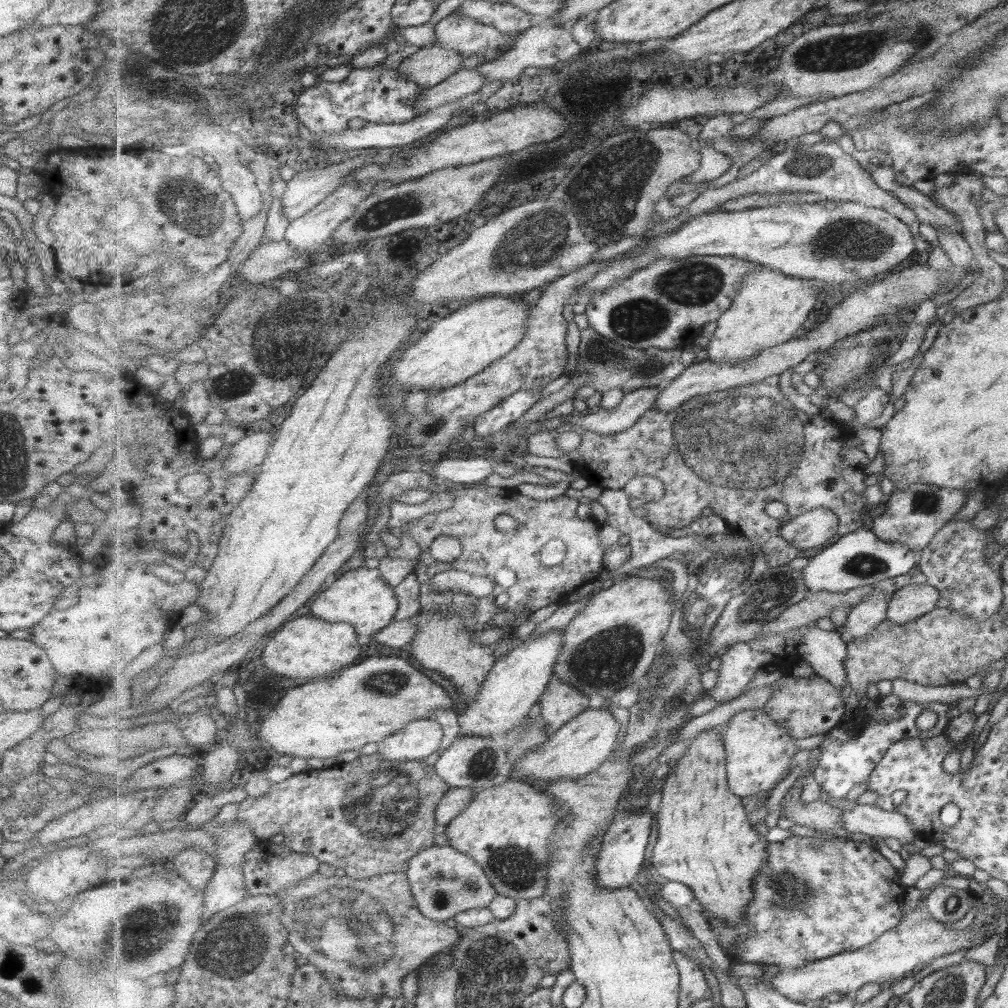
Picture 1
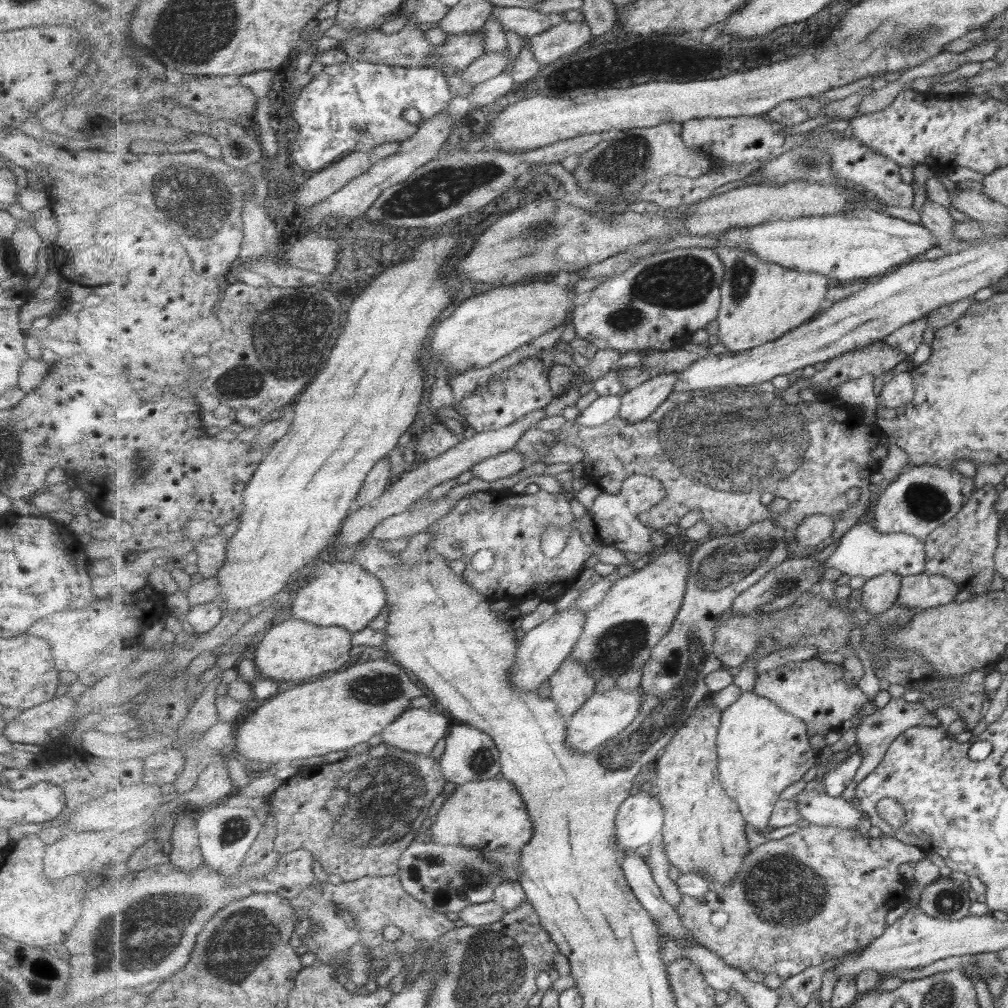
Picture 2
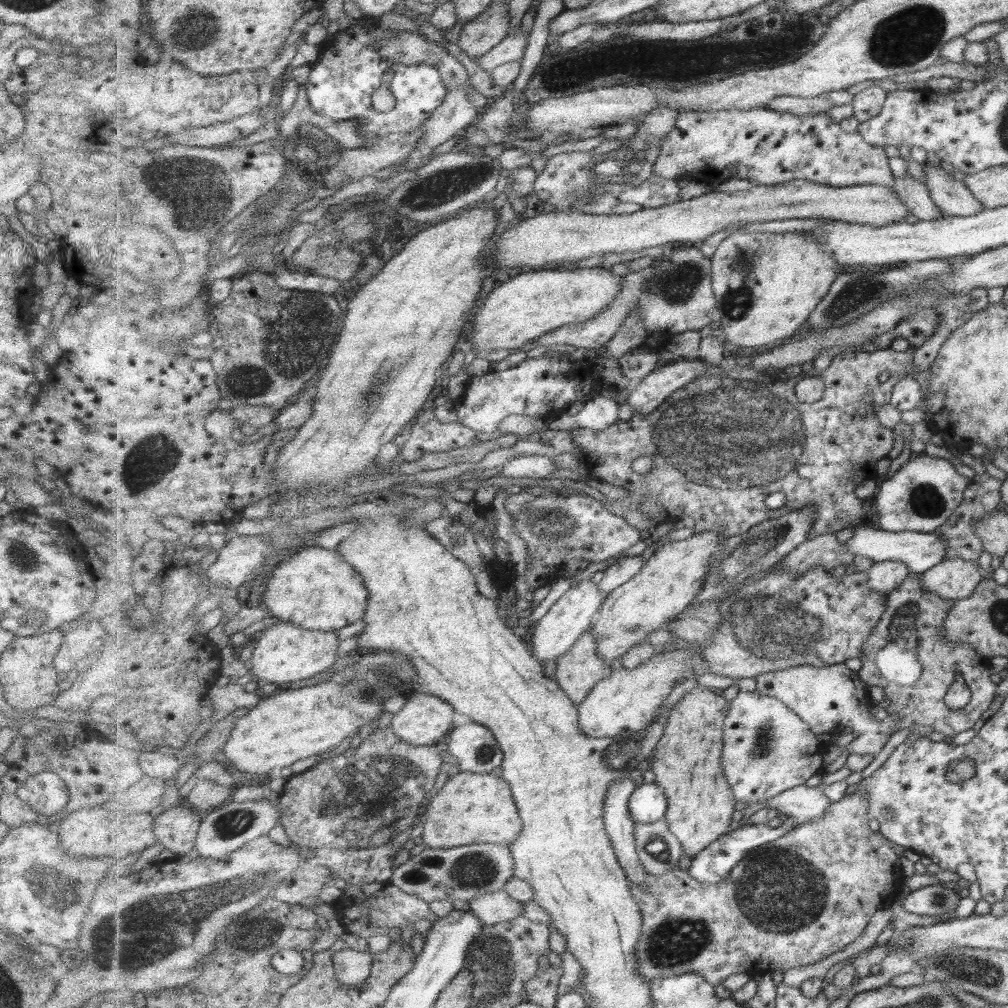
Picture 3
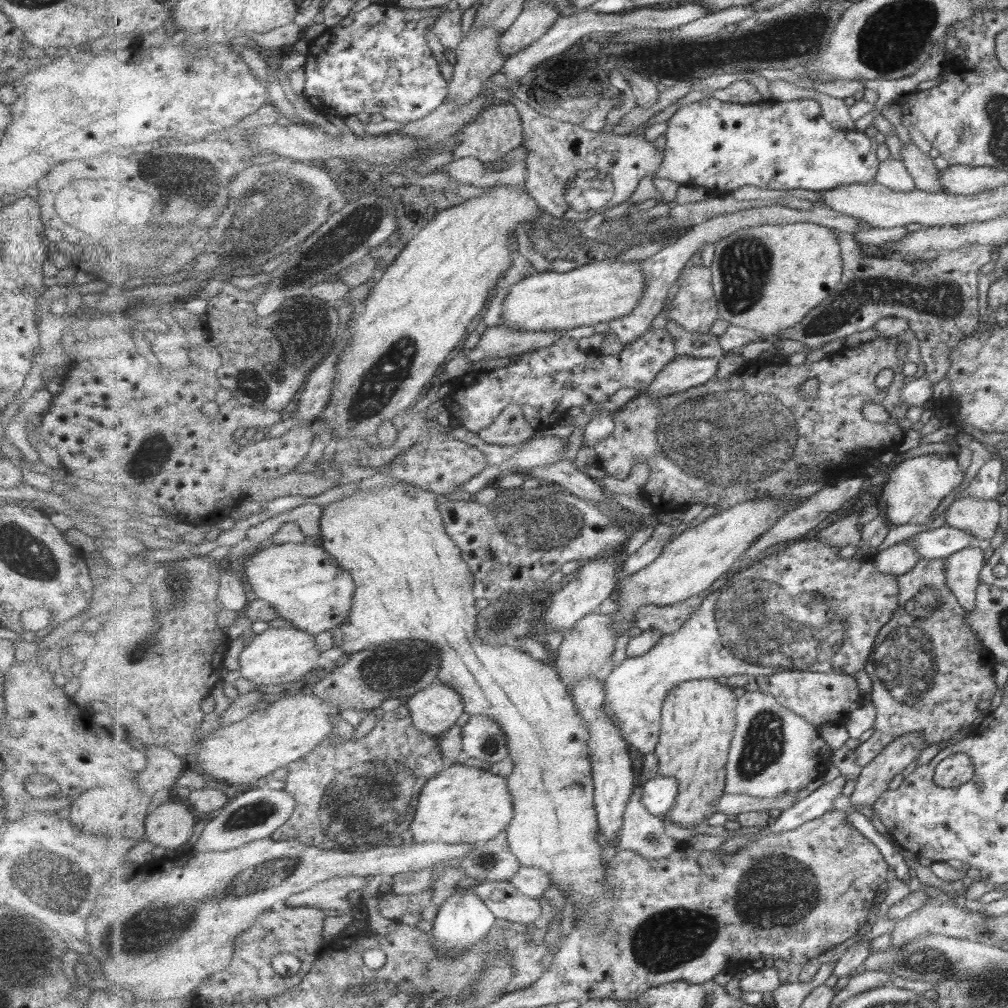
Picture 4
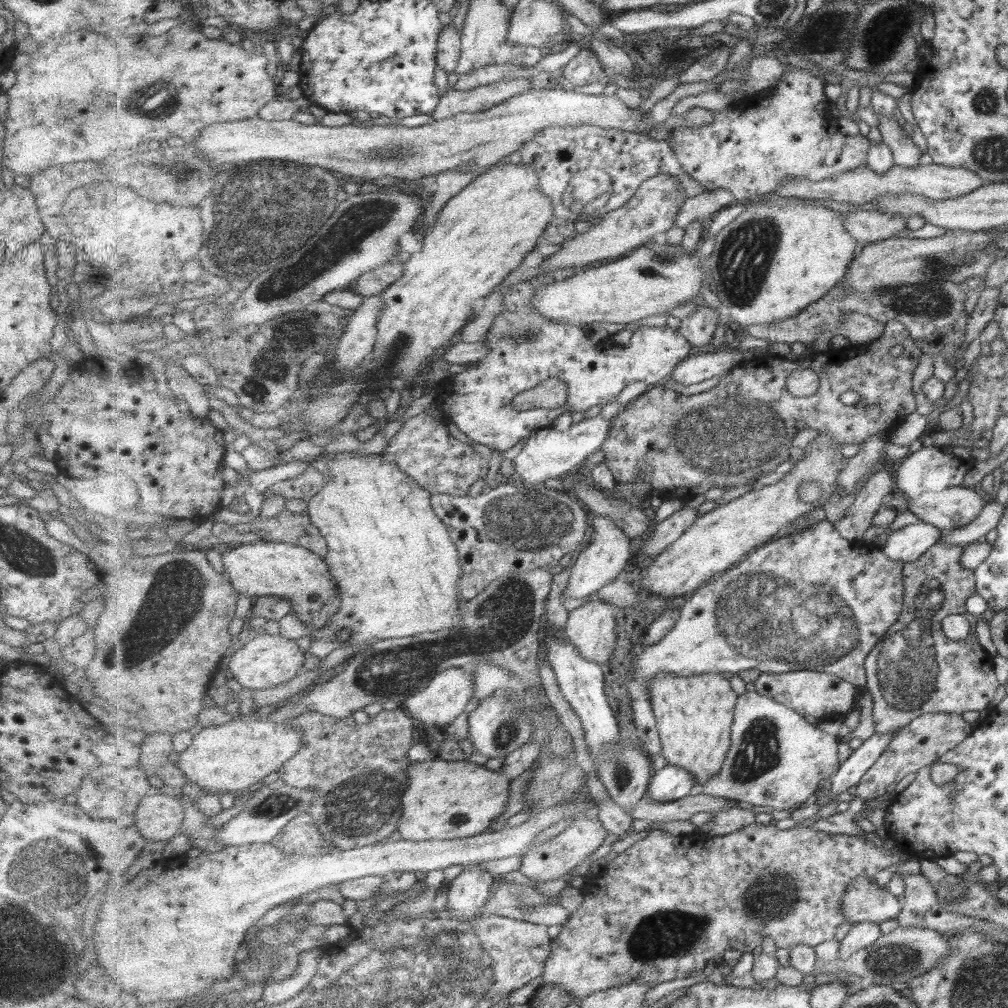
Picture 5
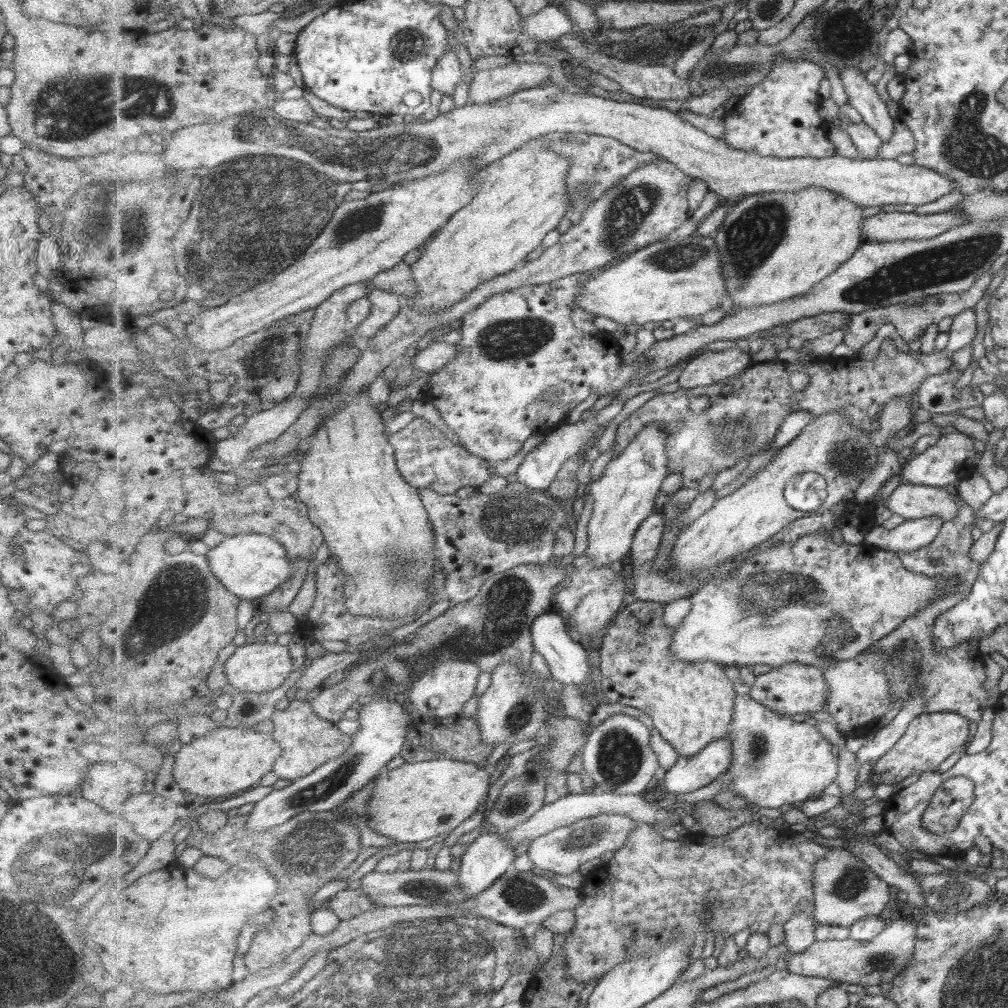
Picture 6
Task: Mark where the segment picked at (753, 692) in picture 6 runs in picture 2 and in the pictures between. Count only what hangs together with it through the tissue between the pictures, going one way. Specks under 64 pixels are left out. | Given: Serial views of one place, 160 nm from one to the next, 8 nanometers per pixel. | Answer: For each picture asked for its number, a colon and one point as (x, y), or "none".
2: (817, 692)
3: (831, 699)
4: (822, 698)
5: (823, 695)

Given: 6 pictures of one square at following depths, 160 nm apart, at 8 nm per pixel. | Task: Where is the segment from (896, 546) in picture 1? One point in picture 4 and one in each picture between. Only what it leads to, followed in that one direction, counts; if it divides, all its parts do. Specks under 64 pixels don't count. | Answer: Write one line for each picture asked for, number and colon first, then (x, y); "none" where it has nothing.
2: (863, 551)
3: (919, 552)
4: (940, 542)

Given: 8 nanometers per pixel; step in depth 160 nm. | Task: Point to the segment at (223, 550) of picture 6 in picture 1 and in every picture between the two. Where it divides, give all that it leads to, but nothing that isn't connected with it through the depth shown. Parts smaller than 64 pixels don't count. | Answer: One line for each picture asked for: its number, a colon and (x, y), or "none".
1: (362, 597)
2: (339, 594)
3: (317, 589)
4: (306, 585)
5: (261, 569)

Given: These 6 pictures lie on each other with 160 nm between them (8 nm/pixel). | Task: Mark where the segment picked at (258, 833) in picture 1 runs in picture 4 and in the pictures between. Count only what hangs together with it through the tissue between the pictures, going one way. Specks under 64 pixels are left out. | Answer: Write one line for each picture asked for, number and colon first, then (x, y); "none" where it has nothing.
2: (357, 816)
3: (357, 809)
4: (352, 795)

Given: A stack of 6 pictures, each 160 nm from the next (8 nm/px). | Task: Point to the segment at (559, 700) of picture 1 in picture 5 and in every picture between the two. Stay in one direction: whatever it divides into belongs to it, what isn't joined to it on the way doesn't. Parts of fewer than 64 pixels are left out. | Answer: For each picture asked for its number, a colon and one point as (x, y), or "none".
2: (571, 686)
3: (577, 672)
4: (587, 651)
5: (591, 628)

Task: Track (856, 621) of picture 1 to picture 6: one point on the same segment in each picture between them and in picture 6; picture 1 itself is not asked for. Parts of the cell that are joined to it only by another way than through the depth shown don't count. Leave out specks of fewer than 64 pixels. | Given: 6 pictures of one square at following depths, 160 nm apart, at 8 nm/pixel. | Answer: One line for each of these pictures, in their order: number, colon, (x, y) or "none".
2: (878, 595)
3: (886, 577)
4: (898, 559)
5: (907, 544)
6: (912, 534)

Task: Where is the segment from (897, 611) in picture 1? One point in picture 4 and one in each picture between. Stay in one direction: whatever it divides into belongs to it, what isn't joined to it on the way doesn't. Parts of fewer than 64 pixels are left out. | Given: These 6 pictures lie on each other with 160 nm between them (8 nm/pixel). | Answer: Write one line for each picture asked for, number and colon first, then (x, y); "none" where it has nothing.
2: (921, 591)
3: (955, 579)
4: (962, 569)

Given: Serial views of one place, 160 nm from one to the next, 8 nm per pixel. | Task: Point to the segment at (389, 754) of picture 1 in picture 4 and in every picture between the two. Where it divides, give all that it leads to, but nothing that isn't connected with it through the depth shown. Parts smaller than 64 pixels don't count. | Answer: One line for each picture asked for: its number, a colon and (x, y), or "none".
2: (418, 730)
3: (425, 719)
4: (435, 709)

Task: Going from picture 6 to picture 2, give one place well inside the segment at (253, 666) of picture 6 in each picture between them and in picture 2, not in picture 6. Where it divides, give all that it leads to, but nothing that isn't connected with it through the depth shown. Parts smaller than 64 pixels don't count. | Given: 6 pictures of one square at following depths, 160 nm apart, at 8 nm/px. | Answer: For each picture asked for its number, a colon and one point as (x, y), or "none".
2: (295, 649)
3: (286, 652)
4: (279, 656)
5: (267, 660)

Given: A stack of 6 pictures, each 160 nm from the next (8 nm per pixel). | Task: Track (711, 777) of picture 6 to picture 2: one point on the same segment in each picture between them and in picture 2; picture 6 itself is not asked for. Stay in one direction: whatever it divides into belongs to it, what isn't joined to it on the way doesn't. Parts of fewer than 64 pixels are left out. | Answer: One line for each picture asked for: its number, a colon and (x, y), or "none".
2: (640, 820)
3: (648, 804)
4: (659, 793)
5: (670, 783)

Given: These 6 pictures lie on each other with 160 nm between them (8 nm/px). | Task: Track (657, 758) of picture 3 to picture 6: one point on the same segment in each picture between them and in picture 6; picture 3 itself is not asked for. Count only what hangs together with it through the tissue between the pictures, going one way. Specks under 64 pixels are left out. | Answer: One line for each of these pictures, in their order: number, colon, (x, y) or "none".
4: (699, 720)
5: (695, 714)
6: (691, 704)

